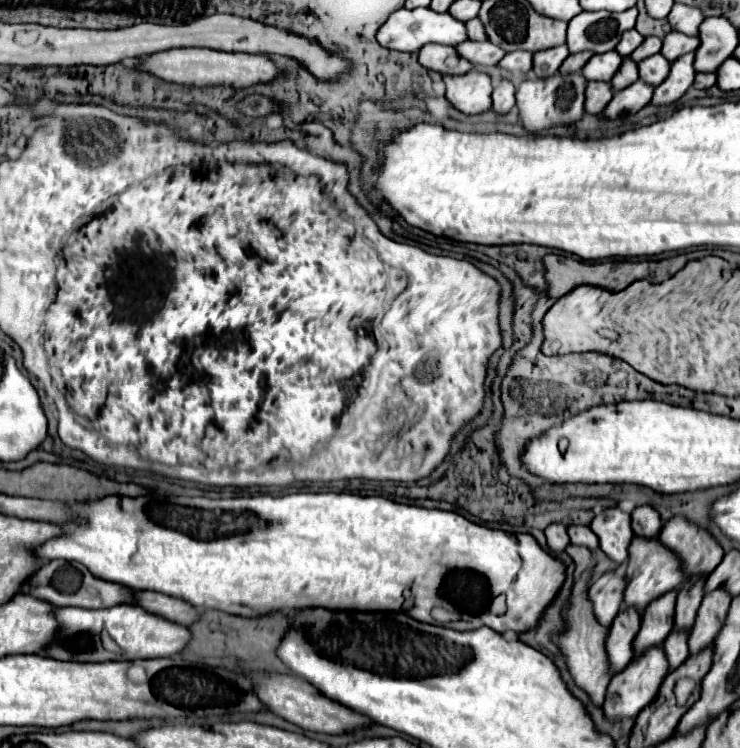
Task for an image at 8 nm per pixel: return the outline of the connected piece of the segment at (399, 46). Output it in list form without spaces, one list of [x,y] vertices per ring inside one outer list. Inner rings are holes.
[[[400,8],[394,14],[390,14],[390,18],[382,24],[382,28],[378,30],[378,42],[390,50],[400,50],[400,52],[418,52],[424,44],[436,42],[436,44],[450,44],[450,46],[458,46],[460,42],[468,40],[466,34],[466,24],[452,18],[448,12],[440,14],[434,12],[432,8]]]

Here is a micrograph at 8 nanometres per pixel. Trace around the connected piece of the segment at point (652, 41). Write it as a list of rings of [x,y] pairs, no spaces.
[[[648,36],[648,38],[644,38],[644,42],[636,48],[636,52],[632,52],[632,54],[630,54],[630,58],[632,58],[632,60],[636,60],[636,62],[640,62],[640,60],[644,60],[644,58],[652,56],[652,54],[658,54],[660,50],[662,50],[662,38]]]

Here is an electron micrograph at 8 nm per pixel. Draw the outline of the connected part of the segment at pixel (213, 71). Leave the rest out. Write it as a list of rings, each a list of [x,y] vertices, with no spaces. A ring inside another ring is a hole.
[[[176,48],[176,50],[166,50],[162,54],[144,56],[140,70],[146,70],[162,80],[176,84],[192,84],[192,86],[230,84],[234,88],[248,88],[256,82],[270,82],[278,74],[274,62],[270,58],[264,58],[262,54],[232,54],[208,48]]]

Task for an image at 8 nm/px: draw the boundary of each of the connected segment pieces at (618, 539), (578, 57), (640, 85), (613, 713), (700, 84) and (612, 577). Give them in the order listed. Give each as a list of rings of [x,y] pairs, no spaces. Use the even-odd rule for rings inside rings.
[[[606,508],[592,520],[590,528],[598,536],[602,552],[612,562],[622,564],[628,560],[628,546],[634,538],[630,528],[630,514],[622,512],[620,508]]]
[[[580,52],[580,54],[570,54],[566,60],[564,60],[564,64],[560,66],[560,72],[578,72],[578,70],[582,70],[582,66],[592,58],[594,54],[592,52]]]
[[[638,80],[638,82],[630,84],[628,88],[618,90],[614,94],[612,102],[608,104],[608,108],[604,110],[604,114],[612,120],[620,114],[634,114],[652,100],[652,94],[654,94],[654,88],[648,82]]]
[[[650,648],[644,656],[632,660],[622,672],[618,672],[616,676],[612,676],[612,680],[610,680],[608,696],[606,696],[606,702],[602,706],[606,718],[612,720],[612,722],[624,722],[624,720],[636,718],[638,712],[656,698],[660,682],[664,680],[666,674],[668,674],[668,662],[664,658],[664,650],[662,648]],[[614,694],[620,696],[618,702],[612,702]]]
[[[700,72],[700,74],[696,74],[696,80],[694,80],[694,88],[710,88],[710,86],[714,86],[716,84],[716,74],[712,74],[712,72],[708,72],[708,74],[704,74],[704,72]]]
[[[606,572],[590,586],[588,598],[592,602],[592,610],[598,624],[610,628],[612,620],[622,608],[624,588],[626,588],[626,580],[618,578],[614,572]]]

